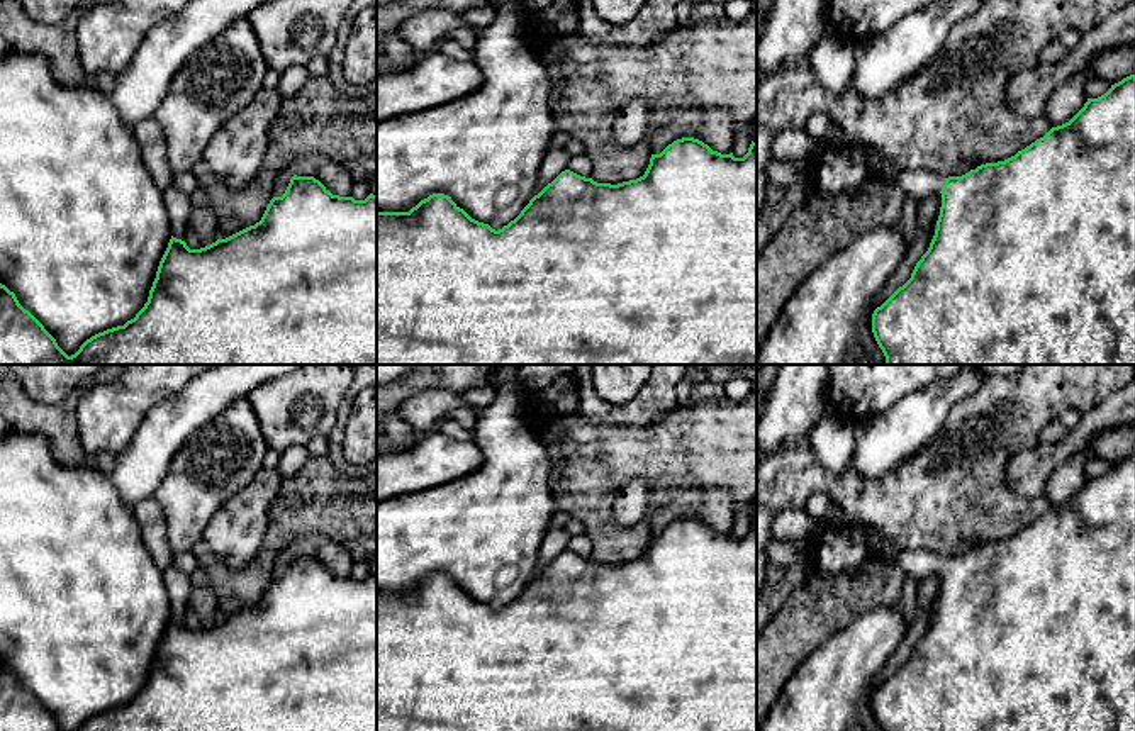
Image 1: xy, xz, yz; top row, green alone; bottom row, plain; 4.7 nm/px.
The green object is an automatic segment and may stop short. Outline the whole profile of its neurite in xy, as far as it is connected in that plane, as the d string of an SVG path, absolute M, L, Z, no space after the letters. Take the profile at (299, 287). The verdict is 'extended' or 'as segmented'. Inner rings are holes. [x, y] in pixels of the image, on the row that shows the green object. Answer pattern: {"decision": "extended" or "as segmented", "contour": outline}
{"decision": "as segmented", "contour": "M294 175L285 193L270 200L261 220L254 226L200 249L190 249L185 241L171 236L144 307L124 326L87 339L71 356L19 304L15 293L0 283L0 365L377 365L377 195L370 193L365 200L339 197L314 176Z"}

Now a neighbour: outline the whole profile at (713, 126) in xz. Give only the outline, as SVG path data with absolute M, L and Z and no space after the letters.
M697 107L675 112L670 126L651 129L646 141L651 154L660 154L668 144L682 137L694 137L713 151L730 154L735 142L735 122L724 107Z

